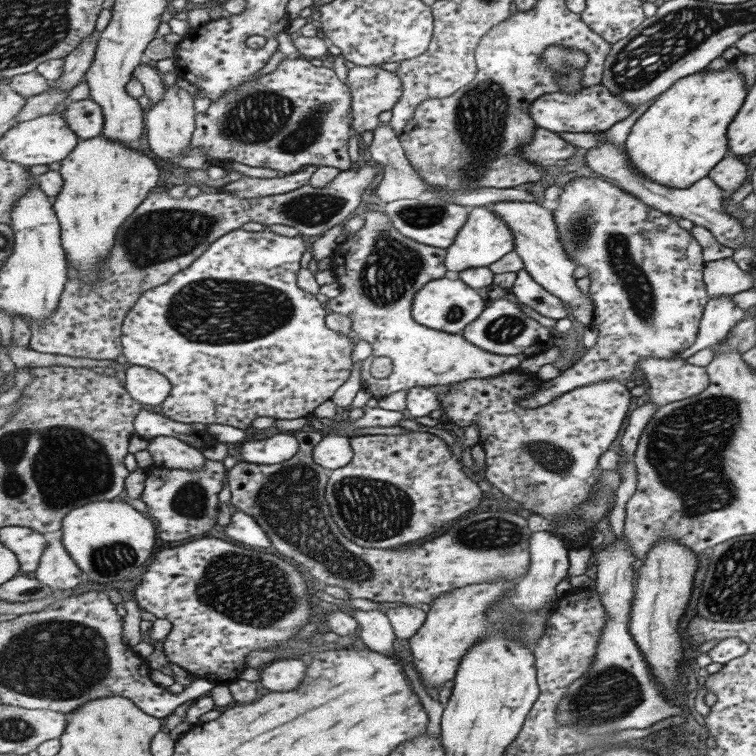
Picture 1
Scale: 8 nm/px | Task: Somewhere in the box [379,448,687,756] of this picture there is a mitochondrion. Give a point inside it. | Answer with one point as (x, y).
(613, 692)

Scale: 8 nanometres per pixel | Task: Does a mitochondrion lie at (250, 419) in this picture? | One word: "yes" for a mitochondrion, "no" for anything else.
no

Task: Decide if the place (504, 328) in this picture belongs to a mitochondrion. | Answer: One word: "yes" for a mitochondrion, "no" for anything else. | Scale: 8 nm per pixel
yes

